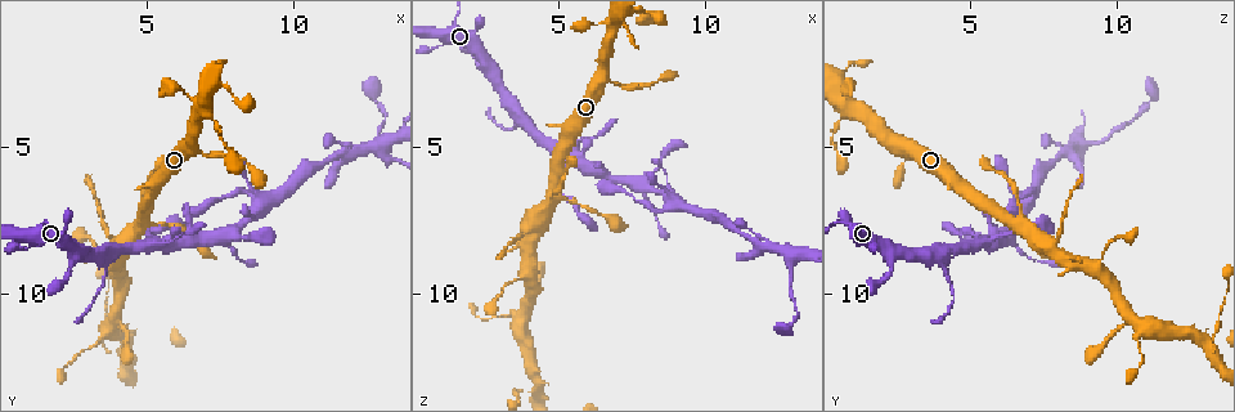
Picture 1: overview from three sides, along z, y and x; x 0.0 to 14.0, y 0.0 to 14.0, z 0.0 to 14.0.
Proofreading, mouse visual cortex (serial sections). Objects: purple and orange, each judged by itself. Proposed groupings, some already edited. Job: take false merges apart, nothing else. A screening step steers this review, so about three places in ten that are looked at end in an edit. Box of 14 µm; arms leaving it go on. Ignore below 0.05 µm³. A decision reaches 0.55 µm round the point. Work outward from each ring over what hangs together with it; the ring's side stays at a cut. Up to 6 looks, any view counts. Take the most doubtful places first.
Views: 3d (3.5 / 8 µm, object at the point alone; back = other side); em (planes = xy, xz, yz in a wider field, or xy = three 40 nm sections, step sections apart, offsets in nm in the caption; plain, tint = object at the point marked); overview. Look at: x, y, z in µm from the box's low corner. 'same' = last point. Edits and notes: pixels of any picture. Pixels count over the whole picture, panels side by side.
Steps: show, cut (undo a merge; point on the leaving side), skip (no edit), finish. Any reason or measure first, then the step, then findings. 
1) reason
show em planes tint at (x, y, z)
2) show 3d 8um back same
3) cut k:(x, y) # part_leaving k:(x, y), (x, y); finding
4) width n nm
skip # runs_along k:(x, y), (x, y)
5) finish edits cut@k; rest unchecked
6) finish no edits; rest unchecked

thick turns thin
show 3d 3.5um at (5.1, 7.7, 6.7)

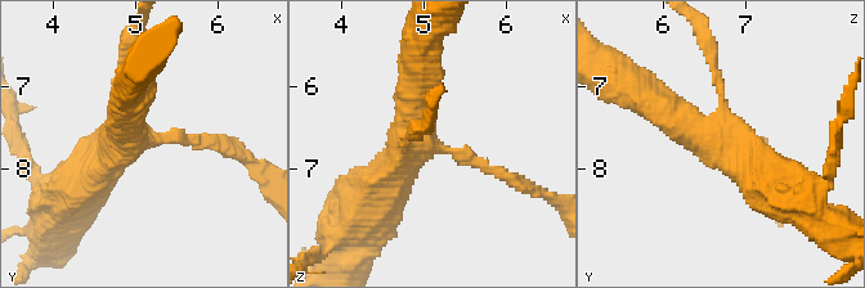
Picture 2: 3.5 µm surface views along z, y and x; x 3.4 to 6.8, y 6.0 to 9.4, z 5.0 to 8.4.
arms 4; arm_widths 100, 150, 400, 600 nm; need the tissue
show em xy step 3 tint at (5.15, 7.65, 6.75)

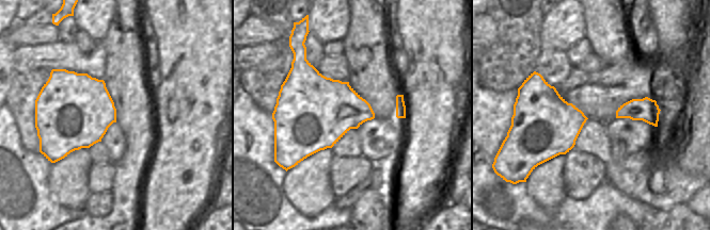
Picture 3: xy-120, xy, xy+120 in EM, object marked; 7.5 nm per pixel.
cut it another way
show em planes tint same

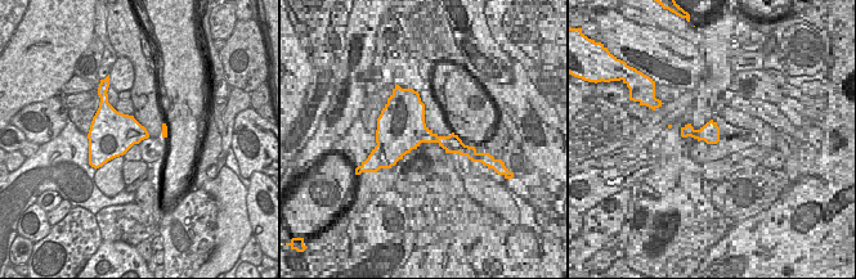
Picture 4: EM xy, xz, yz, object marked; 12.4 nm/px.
skip # runs_along 2:(641, 93), (772, 179); all the same cell

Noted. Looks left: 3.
arms part here
show 3d 3.5um at (3.4, 8.6, 3.7)

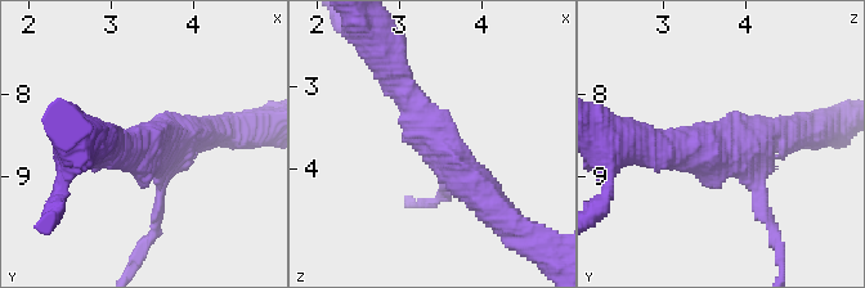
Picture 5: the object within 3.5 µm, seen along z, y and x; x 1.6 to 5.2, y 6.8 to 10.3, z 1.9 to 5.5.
arms 3; arm_widths 150, 400, 400 nm; need the tissue
show em xy step 5 tint at (3.50, 8.60, 3.65)

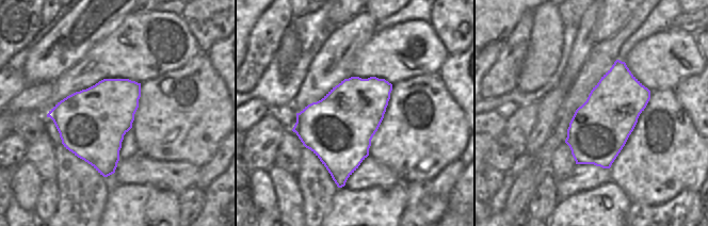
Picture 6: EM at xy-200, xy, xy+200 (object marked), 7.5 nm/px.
skip # one cell here

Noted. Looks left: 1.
finish no edits; rest unchecked

